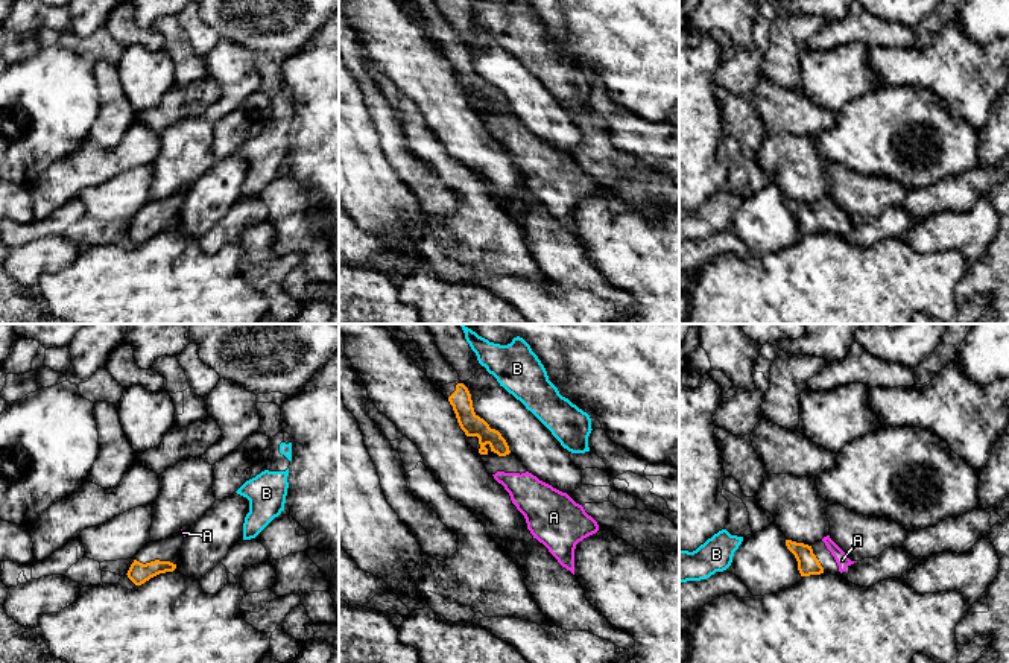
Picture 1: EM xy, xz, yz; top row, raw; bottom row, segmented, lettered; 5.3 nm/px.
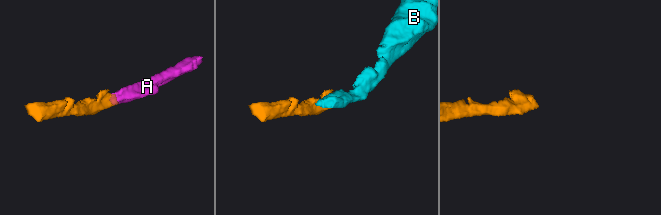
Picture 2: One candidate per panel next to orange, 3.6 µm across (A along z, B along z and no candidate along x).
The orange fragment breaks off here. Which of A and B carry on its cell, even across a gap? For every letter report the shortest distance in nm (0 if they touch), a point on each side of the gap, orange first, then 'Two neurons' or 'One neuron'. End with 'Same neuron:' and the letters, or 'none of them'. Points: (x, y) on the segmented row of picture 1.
A: Distance 70 nm. Across: yz (810, 546), (822, 540). One neuron
B: Distance 140 nm. Across: xz (462, 383), (480, 364). Two neurons
Same neuron: A

